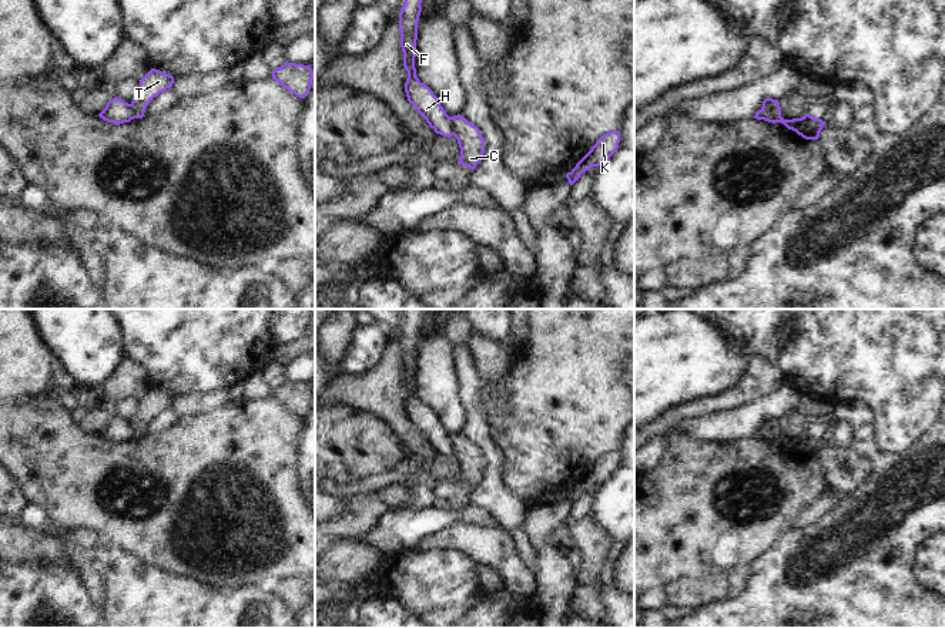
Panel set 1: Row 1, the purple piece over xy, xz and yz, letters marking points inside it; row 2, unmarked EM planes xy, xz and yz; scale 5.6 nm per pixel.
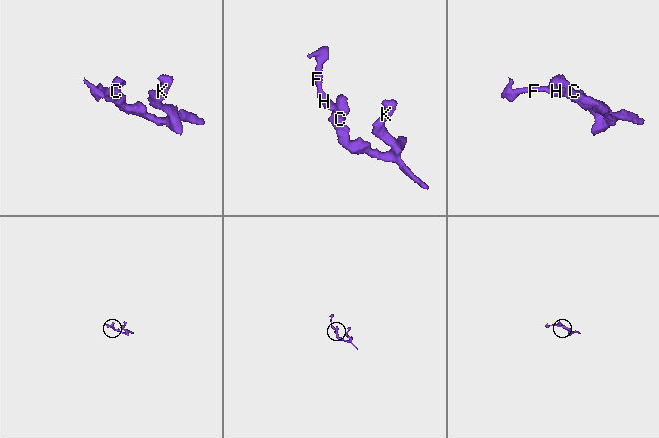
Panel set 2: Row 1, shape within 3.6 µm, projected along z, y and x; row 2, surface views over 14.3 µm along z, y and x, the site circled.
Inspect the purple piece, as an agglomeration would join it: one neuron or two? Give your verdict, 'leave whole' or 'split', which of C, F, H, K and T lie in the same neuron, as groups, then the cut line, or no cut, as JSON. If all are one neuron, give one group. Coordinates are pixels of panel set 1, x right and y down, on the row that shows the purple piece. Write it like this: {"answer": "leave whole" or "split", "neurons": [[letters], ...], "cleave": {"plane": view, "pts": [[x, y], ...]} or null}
{"answer": "split", "neurons": [["C", "K", "T"], ["F", "H"]], "cleave": {"plane": "xz", "pts": [[449, 117], [453, 134]]}}

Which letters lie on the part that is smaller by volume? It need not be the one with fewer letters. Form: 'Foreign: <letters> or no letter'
Foreign: F, H

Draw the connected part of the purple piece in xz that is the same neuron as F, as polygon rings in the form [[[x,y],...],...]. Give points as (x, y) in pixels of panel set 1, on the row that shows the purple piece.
[[[405,0],[399,13],[401,47],[403,67],[408,71],[405,93],[408,101],[418,110],[436,134],[452,137],[450,117],[446,114],[433,91],[416,77],[415,57],[418,40],[418,21],[422,0]]]

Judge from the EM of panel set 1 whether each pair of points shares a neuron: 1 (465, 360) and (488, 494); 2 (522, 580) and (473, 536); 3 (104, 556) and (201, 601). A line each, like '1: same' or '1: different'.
1: same
2: same
3: same

